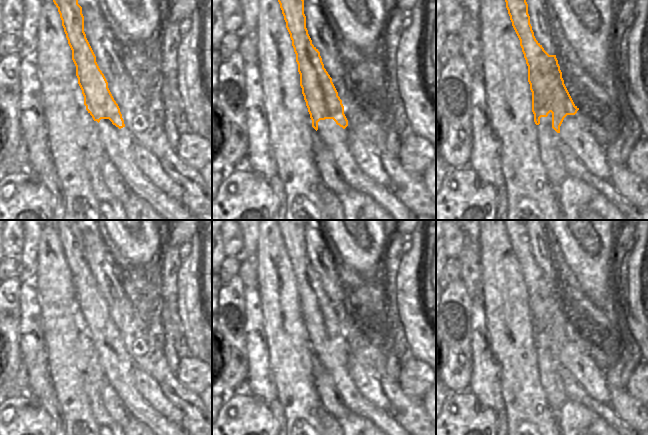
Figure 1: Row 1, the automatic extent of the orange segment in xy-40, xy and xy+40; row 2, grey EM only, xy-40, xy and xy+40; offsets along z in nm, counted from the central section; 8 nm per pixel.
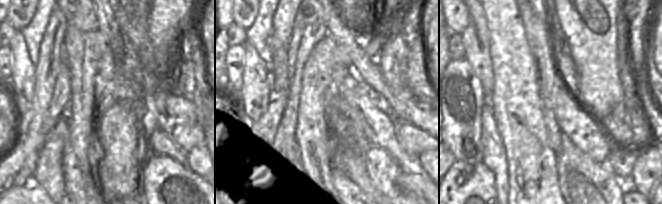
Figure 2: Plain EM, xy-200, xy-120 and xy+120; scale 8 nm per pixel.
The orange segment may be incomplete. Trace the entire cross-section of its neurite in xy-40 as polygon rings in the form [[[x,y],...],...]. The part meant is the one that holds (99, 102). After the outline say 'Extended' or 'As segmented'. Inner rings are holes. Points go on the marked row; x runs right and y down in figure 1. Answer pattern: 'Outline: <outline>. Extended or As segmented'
Outline: [[[53,0],[72,50],[78,84],[86,110],[98,128],[98,138],[106,157],[118,170],[126,185],[147,201],[165,220],[192,220],[192,213],[179,201],[149,181],[134,160],[136,143],[125,127],[120,108],[100,70],[84,32],[84,16],[78,0]]]. Extended.

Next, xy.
Outline: [[[278,0],[296,54],[300,86],[312,120],[324,145],[332,152],[348,185],[369,195],[393,220],[410,220],[408,207],[387,187],[369,177],[356,163],[348,146],[350,126],[342,100],[324,68],[306,28],[304,0]]]. Extended.

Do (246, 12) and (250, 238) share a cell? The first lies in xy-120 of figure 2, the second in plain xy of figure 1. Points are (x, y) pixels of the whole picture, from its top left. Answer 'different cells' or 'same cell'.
different cells

